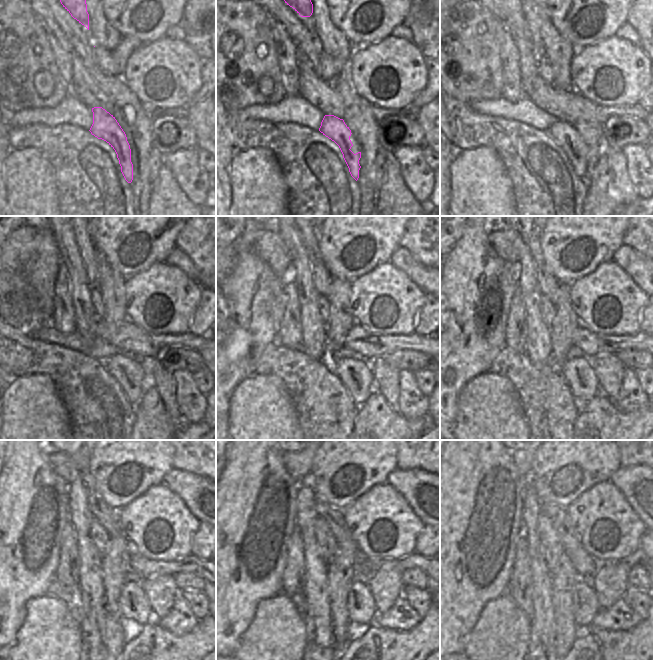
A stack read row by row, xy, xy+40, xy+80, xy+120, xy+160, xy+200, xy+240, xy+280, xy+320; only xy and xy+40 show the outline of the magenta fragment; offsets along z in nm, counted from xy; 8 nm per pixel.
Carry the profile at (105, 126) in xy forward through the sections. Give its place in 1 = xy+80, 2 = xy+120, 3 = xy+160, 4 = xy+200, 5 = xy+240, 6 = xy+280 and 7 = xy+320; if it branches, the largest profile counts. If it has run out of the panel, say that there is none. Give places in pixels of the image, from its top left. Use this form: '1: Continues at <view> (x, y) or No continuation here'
1: Continues at xy+80 (563, 132)
2: Continues at xy+120 (115, 364)
3: Continues at xy+160 (342, 366)
4: Continues at xy+200 (577, 385)
5: Continues at xy+240 (126, 606)
6: Continues at xy+280 (351, 605)
7: Continues at xy+320 (576, 605).

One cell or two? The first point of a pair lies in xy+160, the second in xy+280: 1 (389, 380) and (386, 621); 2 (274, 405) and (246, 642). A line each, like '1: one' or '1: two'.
1: two
2: one

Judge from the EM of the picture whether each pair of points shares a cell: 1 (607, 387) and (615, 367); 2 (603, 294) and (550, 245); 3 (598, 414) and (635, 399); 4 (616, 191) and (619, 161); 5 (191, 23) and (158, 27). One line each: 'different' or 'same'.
1: same
2: different
3: different
4: same
5: different

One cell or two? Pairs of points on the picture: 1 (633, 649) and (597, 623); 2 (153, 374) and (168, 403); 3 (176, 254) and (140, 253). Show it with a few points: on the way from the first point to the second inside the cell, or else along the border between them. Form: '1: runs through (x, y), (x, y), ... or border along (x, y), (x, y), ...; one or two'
1: border along (593, 628), (628, 630); two
2: runs through (160, 381), (167, 388), (168, 396); one
3: border along (176, 246), (164, 260); two

